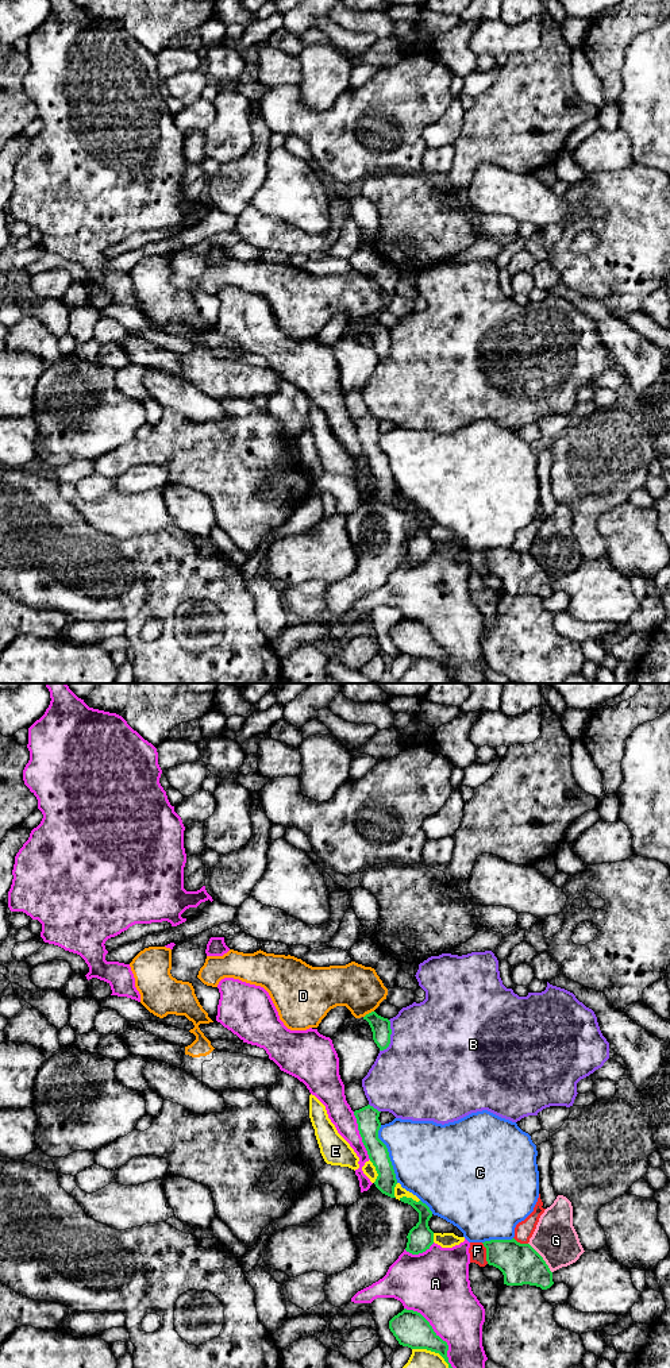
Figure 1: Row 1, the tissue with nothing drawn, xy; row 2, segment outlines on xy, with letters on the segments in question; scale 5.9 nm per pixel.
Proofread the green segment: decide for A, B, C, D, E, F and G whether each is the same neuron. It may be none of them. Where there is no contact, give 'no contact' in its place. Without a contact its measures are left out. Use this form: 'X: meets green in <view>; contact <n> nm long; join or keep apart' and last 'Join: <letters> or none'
A: meets green in xy; contact 500 nm long; keep apart
B: meets green in xy; contact 200 nm long; keep apart
C: meets green in xy; contact 360 nm long; keep apart
D: meets green in xy; contact 80 nm long; keep apart
E: meets green in xy; contact 140 nm long; keep apart
F: meets green in xy; contact 130 nm long; keep apart
G: meets green in xy; contact 240 nm long; keep apart
Join: none

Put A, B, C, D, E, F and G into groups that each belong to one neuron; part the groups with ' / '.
A / B / C / D / E / F / G

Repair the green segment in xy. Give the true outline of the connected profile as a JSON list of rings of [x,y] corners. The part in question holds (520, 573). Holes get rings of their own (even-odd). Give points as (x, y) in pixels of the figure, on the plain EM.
[[[490,548],[482,551],[486,556],[486,570],[498,577],[507,594],[536,594],[550,597],[552,581],[543,566],[530,554],[512,548]]]

